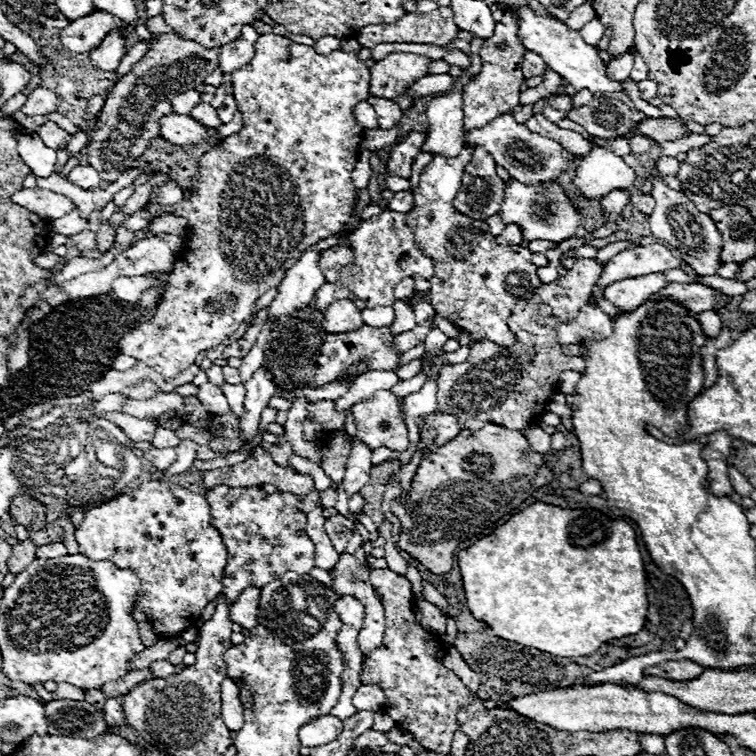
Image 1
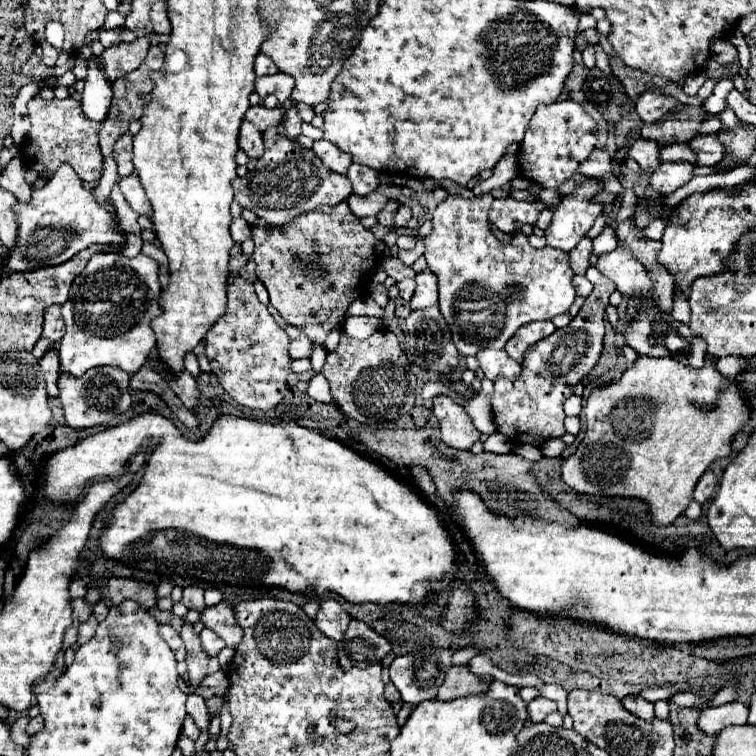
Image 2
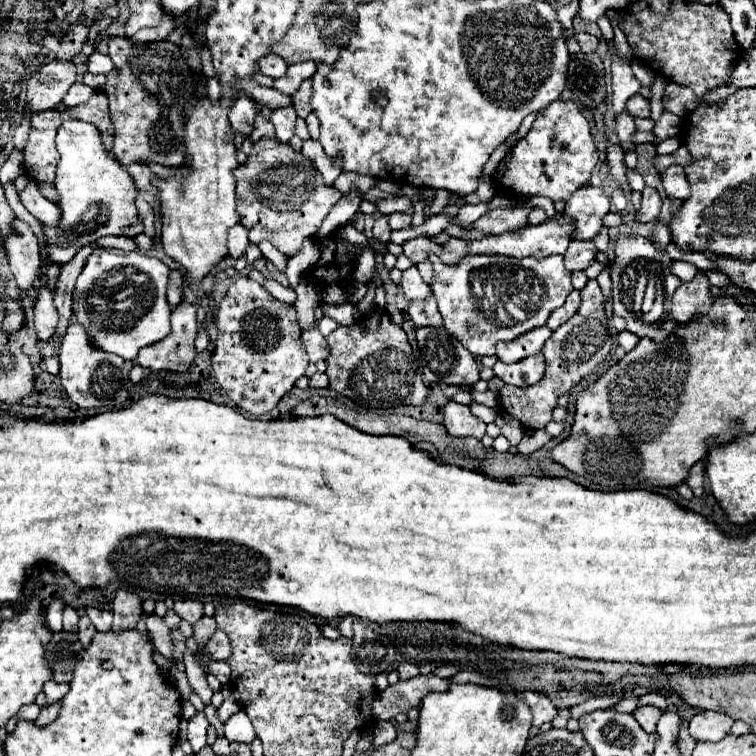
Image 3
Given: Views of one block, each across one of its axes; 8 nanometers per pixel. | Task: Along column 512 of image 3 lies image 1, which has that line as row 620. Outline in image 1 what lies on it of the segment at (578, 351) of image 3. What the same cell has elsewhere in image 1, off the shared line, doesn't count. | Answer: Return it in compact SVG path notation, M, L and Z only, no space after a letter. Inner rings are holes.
M390 568L384 570L372 570L370 572L374 588L380 592L384 610L386 610L386 630L382 644L372 650L362 660L362 672L360 682L362 684L378 684L384 694L384 712L398 722L400 728L408 730L422 748L450 754L452 748L452 736L456 730L460 730L458 724L458 712L478 702L480 698L472 694L462 680L444 666L444 646L438 646L438 638L424 630L420 622L414 618L412 608L412 592L410 582Z

